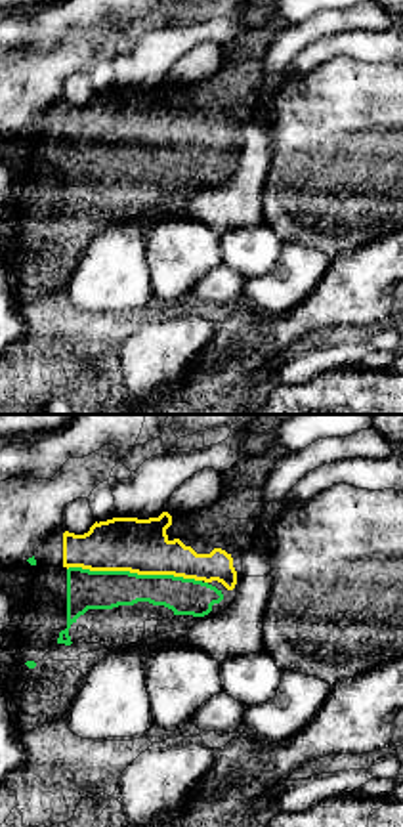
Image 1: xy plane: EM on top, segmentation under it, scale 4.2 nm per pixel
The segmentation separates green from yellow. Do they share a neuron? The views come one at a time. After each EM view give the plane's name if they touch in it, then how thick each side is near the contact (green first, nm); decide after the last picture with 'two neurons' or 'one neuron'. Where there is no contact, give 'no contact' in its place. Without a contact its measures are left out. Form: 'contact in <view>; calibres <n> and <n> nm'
contact in xy; calibres 160 and 220 nm

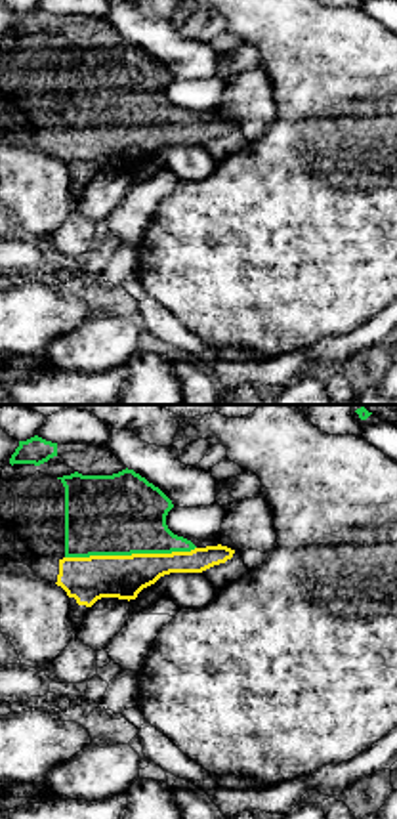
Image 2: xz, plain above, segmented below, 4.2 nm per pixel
contact in xz; calibres 340 and 190 nm

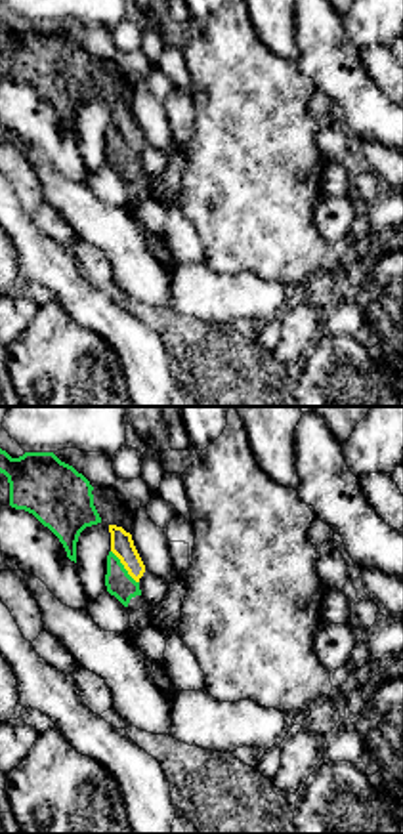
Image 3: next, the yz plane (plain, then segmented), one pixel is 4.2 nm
contact in yz; calibres 110 and 100 nm

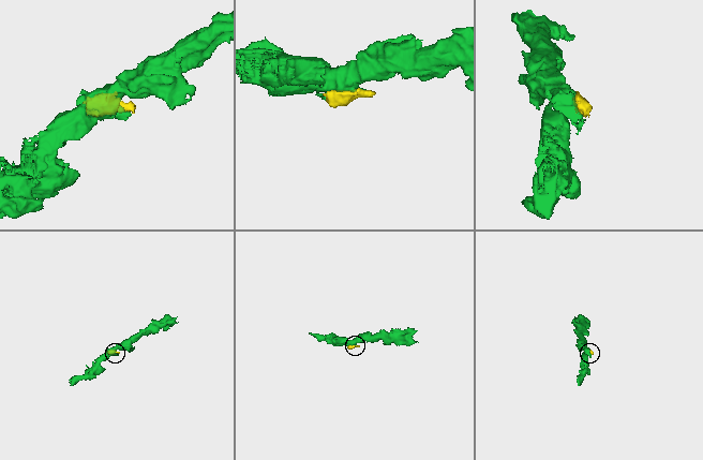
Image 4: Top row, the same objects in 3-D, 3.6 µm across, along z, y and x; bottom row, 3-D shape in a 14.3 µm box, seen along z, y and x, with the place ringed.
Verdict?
one neuron

